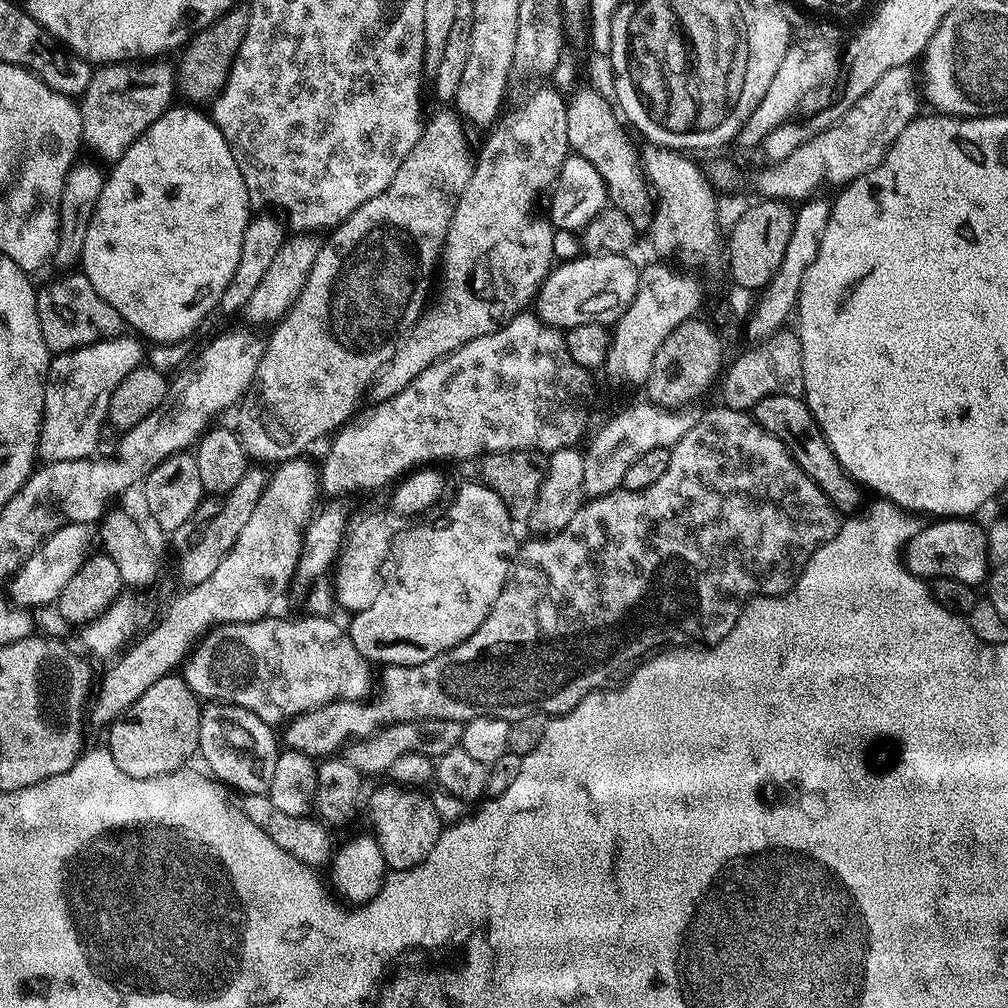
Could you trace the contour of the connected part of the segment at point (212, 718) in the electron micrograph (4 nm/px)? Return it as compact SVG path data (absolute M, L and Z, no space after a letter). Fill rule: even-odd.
M212 702L200 713L199 755L208 763L207 771L229 789L237 788L240 794L266 794L274 778L274 762L281 753L276 748L277 733L275 736L272 732L273 725L258 718L258 714L242 706Z

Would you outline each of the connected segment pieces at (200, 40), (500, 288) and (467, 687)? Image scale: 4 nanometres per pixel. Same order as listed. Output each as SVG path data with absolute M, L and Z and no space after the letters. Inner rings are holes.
M237 3L235 8L216 17L209 28L196 33L179 53L178 59L178 88L185 96L185 101L211 102L224 88L224 82L230 72L230 66L238 54L238 46L242 46L242 38L246 34L246 26L250 26L250 7L247 3Z
M540 88L537 92L530 93L517 108L510 108L511 107L497 119L495 124L491 125L490 131L487 133L489 136L485 138L484 145L480 148L480 157L478 154L472 165L470 182L466 182L466 190L462 190L462 194L458 198L458 206L454 210L454 218L450 222L448 233L444 239L444 250L442 253L444 290L440 294L440 301L438 301L433 308L431 305L431 307L421 315L415 326L401 339L394 358L392 358L387 366L384 367L383 371L380 372L376 383L373 384L370 389L371 395L376 395L375 399L377 401L388 400L394 394L398 394L410 381L418 378L418 374L422 374L422 370L426 370L431 364L435 364L437 360L442 359L444 356L449 356L450 353L461 348L466 342L470 342L479 336L496 332L504 324L509 324L515 316L521 315L521 313L527 309L524 307L526 307L527 304L529 307L529 305L535 301L540 283L548 277L549 272L551 272L554 267L554 259L552 260L552 255L556 252L556 240L552 237L552 235L554 235L554 229L547 219L541 218L541 220L539 220L538 217L532 216L532 207L535 206L536 199L539 198L540 192L545 191L544 193L547 193L549 189L555 185L556 177L560 174L562 162L570 154L568 135L566 134L566 110L568 107L563 95L560 97L552 88Z
M723 406L705 411L699 422L690 430L690 434L680 439L671 450L670 466L666 466L662 478L658 478L654 486L646 486L646 490L626 490L621 486L615 492L589 499L578 510L578 514L574 514L574 518L566 522L562 530L537 535L532 538L536 540L528 540L525 544L523 541L514 553L514 563L508 573L507 582L502 586L502 594L498 594L490 614L486 614L486 622L482 622L482 626L478 626L478 630L474 630L468 640L430 658L430 662L425 664L387 665L381 671L384 673L381 676L379 673L378 676L380 689L376 688L371 698L331 700L320 708L312 708L300 716L293 716L287 721L285 728L288 729L285 730L284 736L282 732L283 743L307 756L328 758L339 753L336 751L340 747L343 749L353 738L373 737L390 724L405 724L415 720L467 722L479 716L493 716L511 722L531 712L542 712L552 718L563 716L565 712L578 706L578 702L582 702L582 698L586 698L590 693L612 690L623 684L645 657L665 646L711 646L726 638L726 634L734 630L740 611L752 597L781 596L784 592L789 592L802 574L806 562L810 562L816 551L826 542L830 542L834 534L840 532L842 516L832 505L830 498L826 498L823 490L796 465L794 458L790 458L786 446L782 446L782 442L778 442L774 434L762 430L762 426L758 426L758 422L748 412L739 412Z

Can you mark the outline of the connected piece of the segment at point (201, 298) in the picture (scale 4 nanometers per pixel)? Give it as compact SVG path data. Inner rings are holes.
M179 106L169 108L162 114L162 118L158 118L158 122L150 125L128 147L126 154L122 154L120 159L111 165L112 172L110 168L102 186L102 194L98 198L98 206L90 218L90 230L86 230L86 242L82 246L79 259L84 276L90 278L90 286L94 286L94 290L98 290L98 294L102 294L102 298L106 298L106 302L110 302L110 306L118 310L125 325L147 341L157 340L160 344L172 344L175 340L186 339L212 311L214 313L217 311L230 278L234 278L234 270L238 270L238 258L242 254L242 234L246 234L246 226L250 219L246 182L242 182L238 162L234 162L234 154L222 130L218 130L218 126L207 111L199 112L196 109L199 107L196 106L184 107L188 108L179 108Z

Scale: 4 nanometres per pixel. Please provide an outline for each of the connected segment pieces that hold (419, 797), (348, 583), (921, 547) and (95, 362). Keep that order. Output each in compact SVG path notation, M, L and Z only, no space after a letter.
M385 783L385 788L376 788L368 800L368 816L372 819L371 831L382 850L385 865L391 871L401 872L422 863L434 850L442 831L438 814L431 799L423 791L402 788L399 784Z
M378 492L367 497L365 499L367 501L354 514L349 515L344 543L332 572L335 601L339 607L341 605L352 614L366 610L377 598L382 582L380 569L391 552L393 538L397 531L395 524L386 520L388 500L383 496L383 493Z
M940 518L925 523L908 543L908 569L925 582L950 578L963 584L983 585L990 575L988 533L983 523L975 524L974 521L972 518Z
M121 334L112 340L99 340L90 346L51 357L48 375L44 377L44 417L40 423L38 445L41 457L48 460L87 460L97 455L100 431L106 428L110 397L130 370L145 363L144 346L143 339Z

